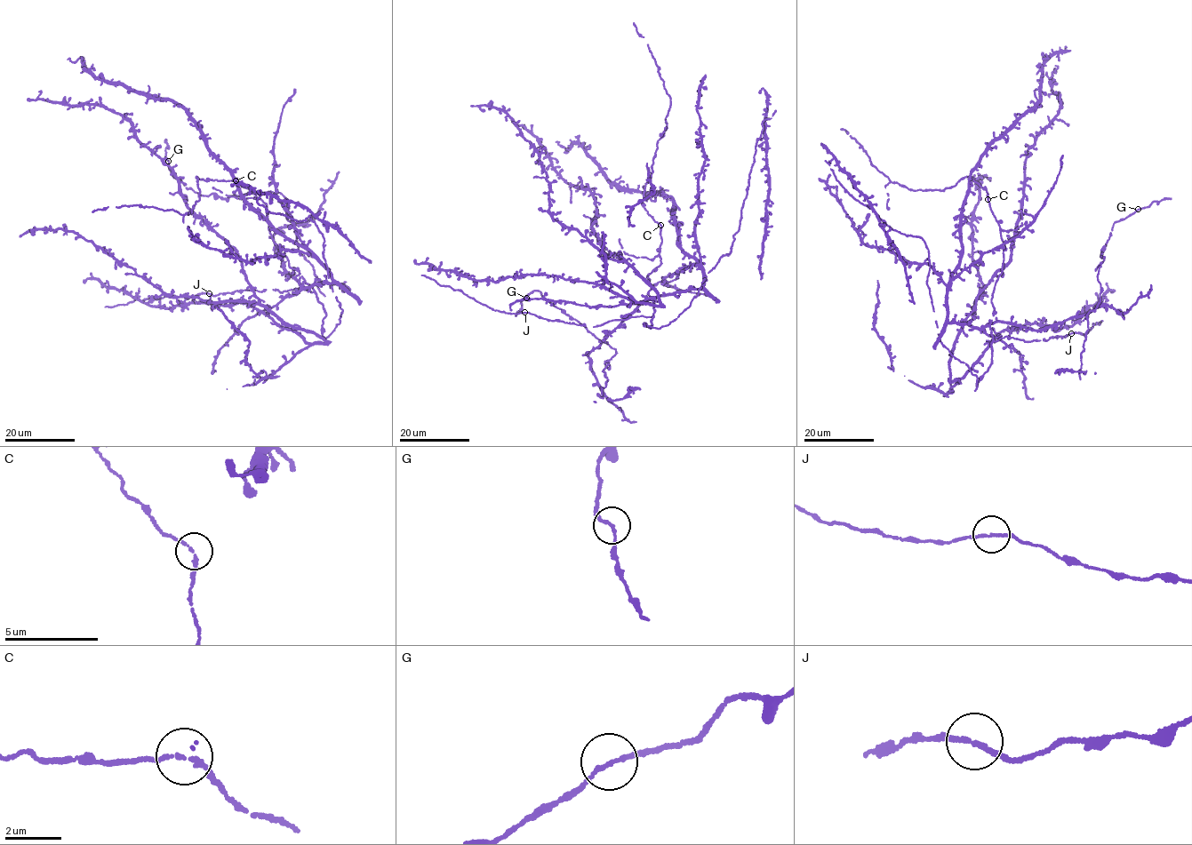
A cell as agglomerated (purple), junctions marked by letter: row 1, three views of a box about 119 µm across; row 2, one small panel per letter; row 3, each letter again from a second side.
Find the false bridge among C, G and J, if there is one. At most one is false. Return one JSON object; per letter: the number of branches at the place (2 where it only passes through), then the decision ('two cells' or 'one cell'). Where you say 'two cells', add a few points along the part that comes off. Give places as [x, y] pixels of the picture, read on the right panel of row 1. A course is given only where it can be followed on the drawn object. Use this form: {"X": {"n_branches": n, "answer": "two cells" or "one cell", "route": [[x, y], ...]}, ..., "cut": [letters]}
{"C": {"n_branches": 2, "answer": "one cell"}, "G": {"n_branches": 2, "answer": "one cell"}, "J": {"n_branches": 2, "answer": "one cell"}, "cut": []}

